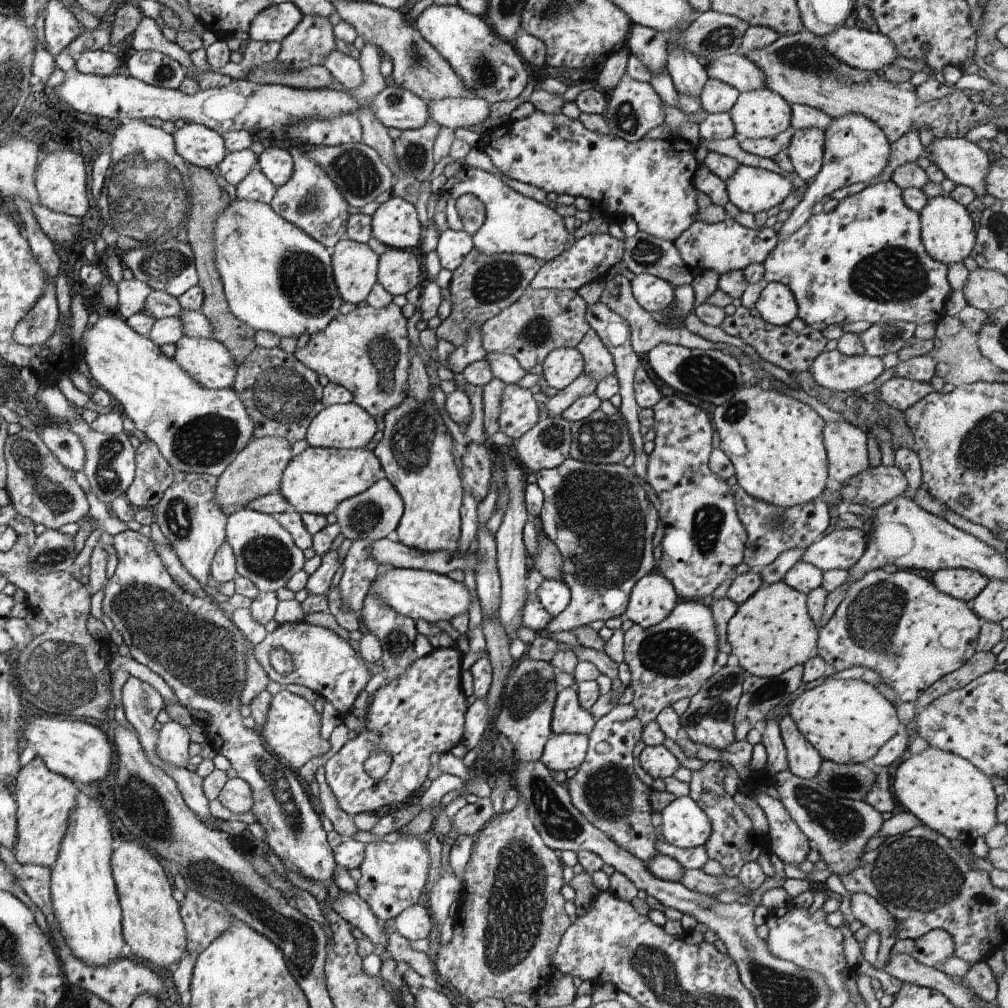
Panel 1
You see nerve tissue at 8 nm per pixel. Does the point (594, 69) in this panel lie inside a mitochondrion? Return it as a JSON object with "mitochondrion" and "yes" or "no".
{"mitochondrion":"no"}

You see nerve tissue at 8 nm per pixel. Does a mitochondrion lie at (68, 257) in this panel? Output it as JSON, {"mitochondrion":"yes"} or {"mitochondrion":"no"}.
{"mitochondrion":"no"}

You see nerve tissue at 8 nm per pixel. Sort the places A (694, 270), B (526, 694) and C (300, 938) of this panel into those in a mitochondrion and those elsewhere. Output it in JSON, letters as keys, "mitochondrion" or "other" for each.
{"A":"other","B":"mitochondrion","C":"mitochondrion"}

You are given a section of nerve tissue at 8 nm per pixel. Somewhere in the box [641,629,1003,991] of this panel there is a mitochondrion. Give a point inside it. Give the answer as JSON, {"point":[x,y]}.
{"point":[914,873]}

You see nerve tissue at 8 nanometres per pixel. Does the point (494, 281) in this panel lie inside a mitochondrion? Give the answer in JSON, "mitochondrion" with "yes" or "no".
{"mitochondrion":"yes"}

